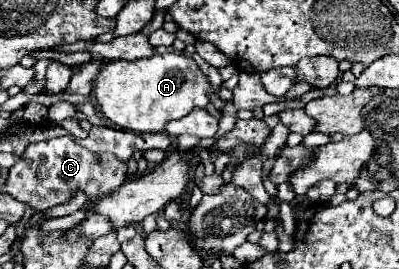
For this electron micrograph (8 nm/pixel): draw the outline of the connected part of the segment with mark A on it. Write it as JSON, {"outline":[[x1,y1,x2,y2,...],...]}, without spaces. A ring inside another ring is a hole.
{"outline":[[174,51,154,55,150,59,108,61,98,73,92,93,100,113,118,125,118,129,134,133,158,133,164,131,168,121,190,113,192,107,206,107,210,103,208,93,212,93,212,87,192,57]]}

